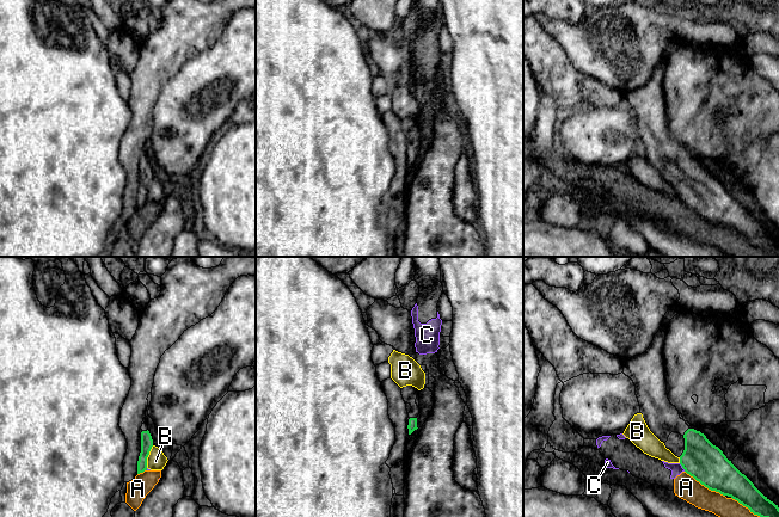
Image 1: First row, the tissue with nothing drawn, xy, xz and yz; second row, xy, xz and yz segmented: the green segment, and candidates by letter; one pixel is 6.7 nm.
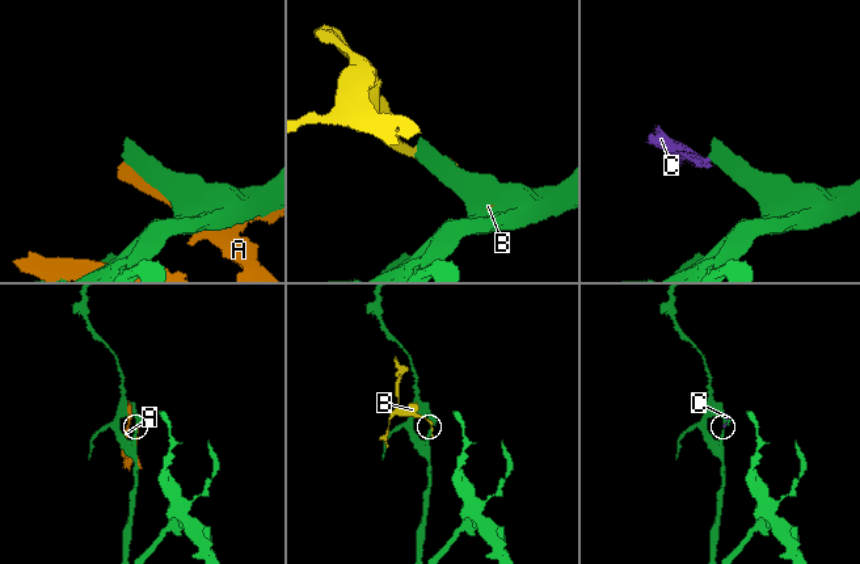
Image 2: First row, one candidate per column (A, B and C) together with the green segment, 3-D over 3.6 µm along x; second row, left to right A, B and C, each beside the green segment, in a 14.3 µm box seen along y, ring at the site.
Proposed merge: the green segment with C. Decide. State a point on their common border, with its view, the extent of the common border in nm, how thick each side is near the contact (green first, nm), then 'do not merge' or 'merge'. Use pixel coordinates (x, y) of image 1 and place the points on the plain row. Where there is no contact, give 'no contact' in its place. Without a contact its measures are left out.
contact yz (682, 199); length 70 nm; calibres 260 and 80 nm; do not merge

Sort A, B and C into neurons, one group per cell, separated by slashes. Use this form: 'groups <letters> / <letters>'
groups A C / B

